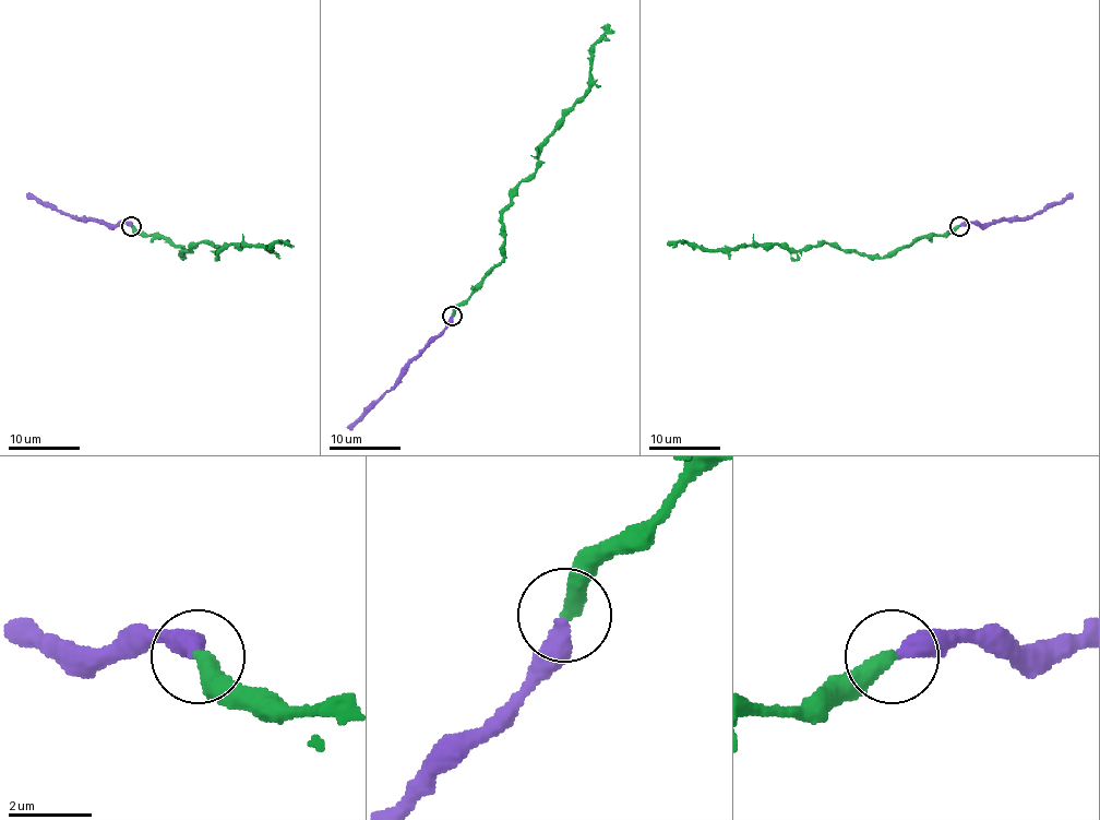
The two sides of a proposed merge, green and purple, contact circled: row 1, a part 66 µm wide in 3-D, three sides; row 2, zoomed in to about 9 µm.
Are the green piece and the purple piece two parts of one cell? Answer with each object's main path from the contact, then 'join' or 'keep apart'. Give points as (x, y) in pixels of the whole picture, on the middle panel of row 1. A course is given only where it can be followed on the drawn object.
green runs (452, 316), (502, 258), (502, 212), (513, 190), (535, 170), (540, 143), (588, 87), (592, 48), (608, 23); purple runs (452, 317), (409, 364), (398, 382), (346, 427); join

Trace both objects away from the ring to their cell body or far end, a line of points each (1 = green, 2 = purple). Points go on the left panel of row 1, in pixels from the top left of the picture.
1: (132, 226), (167, 237), (183, 257), (203, 242), (219, 249), (288, 245)
2: (132, 226), (124, 223), (78, 221), (26, 194)

